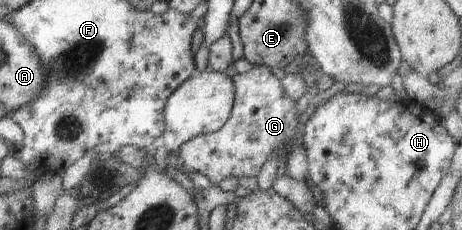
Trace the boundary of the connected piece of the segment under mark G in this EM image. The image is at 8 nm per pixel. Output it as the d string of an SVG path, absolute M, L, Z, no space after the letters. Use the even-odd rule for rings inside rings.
M255 66L233 78L237 93L229 121L215 133L203 134L184 143L166 162L182 165L182 171L201 173L214 185L227 177L259 177L271 155L289 147L289 175L299 181L309 181L310 167L300 131L300 111L295 100L287 95L282 80L269 71L269 66Z

